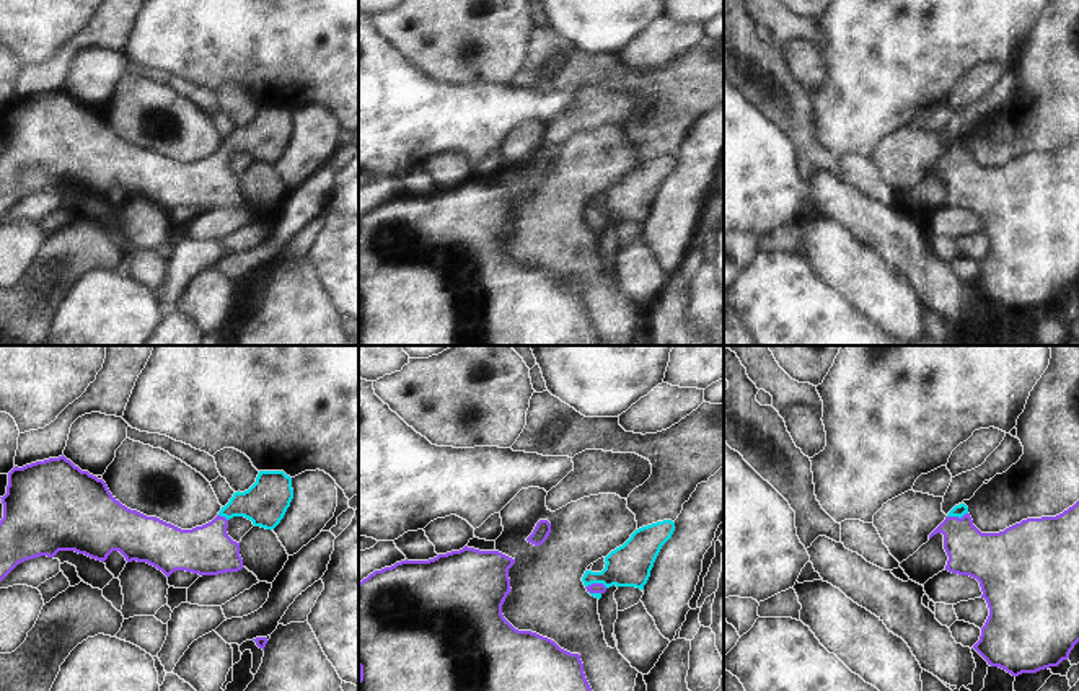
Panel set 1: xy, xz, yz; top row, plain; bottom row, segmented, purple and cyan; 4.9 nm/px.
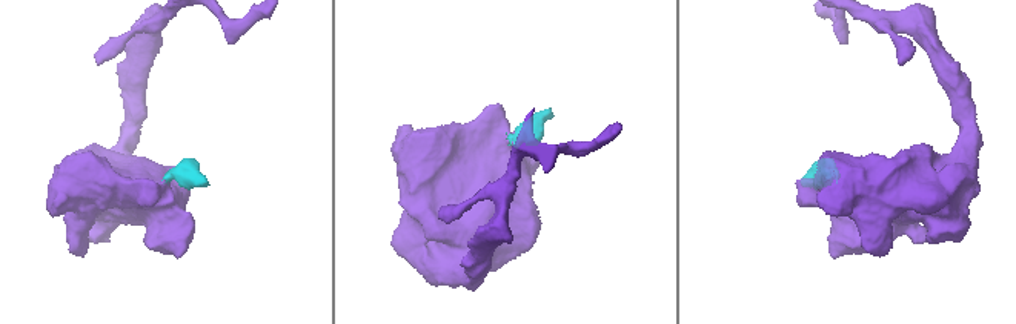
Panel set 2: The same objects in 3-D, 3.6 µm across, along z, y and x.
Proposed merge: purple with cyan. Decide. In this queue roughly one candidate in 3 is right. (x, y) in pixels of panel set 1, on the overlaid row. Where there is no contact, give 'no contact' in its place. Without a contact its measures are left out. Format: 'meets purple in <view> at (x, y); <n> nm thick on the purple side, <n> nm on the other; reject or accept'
meets purple in xz at (597, 584); 50 nm thick on the purple side, 200 nm on the other; accept

